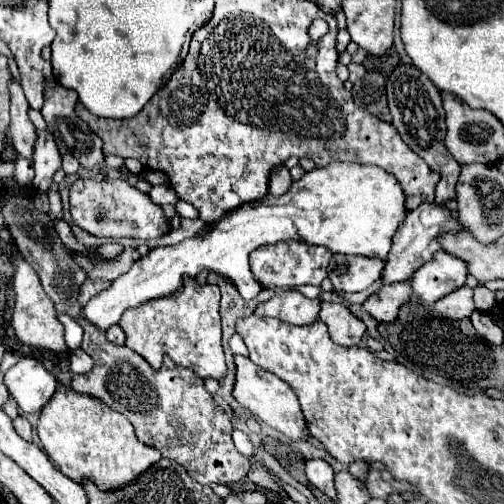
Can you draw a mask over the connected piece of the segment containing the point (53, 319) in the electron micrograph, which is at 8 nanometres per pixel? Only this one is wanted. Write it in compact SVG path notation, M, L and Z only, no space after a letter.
M16 250L16 272L14 272L14 292L16 292L16 304L14 304L14 314L12 314L12 328L14 334L22 344L30 348L40 348L40 350L54 350L62 356L66 356L66 342L64 342L64 326L58 320L58 314L54 310L52 300L44 292L38 274L34 268L28 264L24 256Z

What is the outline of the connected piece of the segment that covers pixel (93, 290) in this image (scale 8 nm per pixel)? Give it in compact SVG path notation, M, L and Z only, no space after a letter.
M86 280L86 282L82 284L82 288L80 288L80 296L78 296L78 302L80 302L80 304L86 304L90 298L94 298L98 292L106 290L108 286L110 286L110 282L106 282L106 280L100 280L100 282L92 282L92 280Z

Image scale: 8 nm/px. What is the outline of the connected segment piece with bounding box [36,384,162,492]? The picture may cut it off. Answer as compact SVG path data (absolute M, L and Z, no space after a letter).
M60 384L50 404L42 408L36 430L46 454L64 476L78 484L90 480L102 492L126 488L126 484L138 480L150 464L156 464L162 458L162 454L134 436L132 424L122 414L88 394L76 394Z

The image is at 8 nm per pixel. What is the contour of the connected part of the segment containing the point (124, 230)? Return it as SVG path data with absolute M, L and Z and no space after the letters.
M76 180L70 188L70 212L74 222L86 232L102 238L138 238L156 240L170 232L170 222L162 208L150 200L148 194L136 190L124 180L98 182L98 180Z

